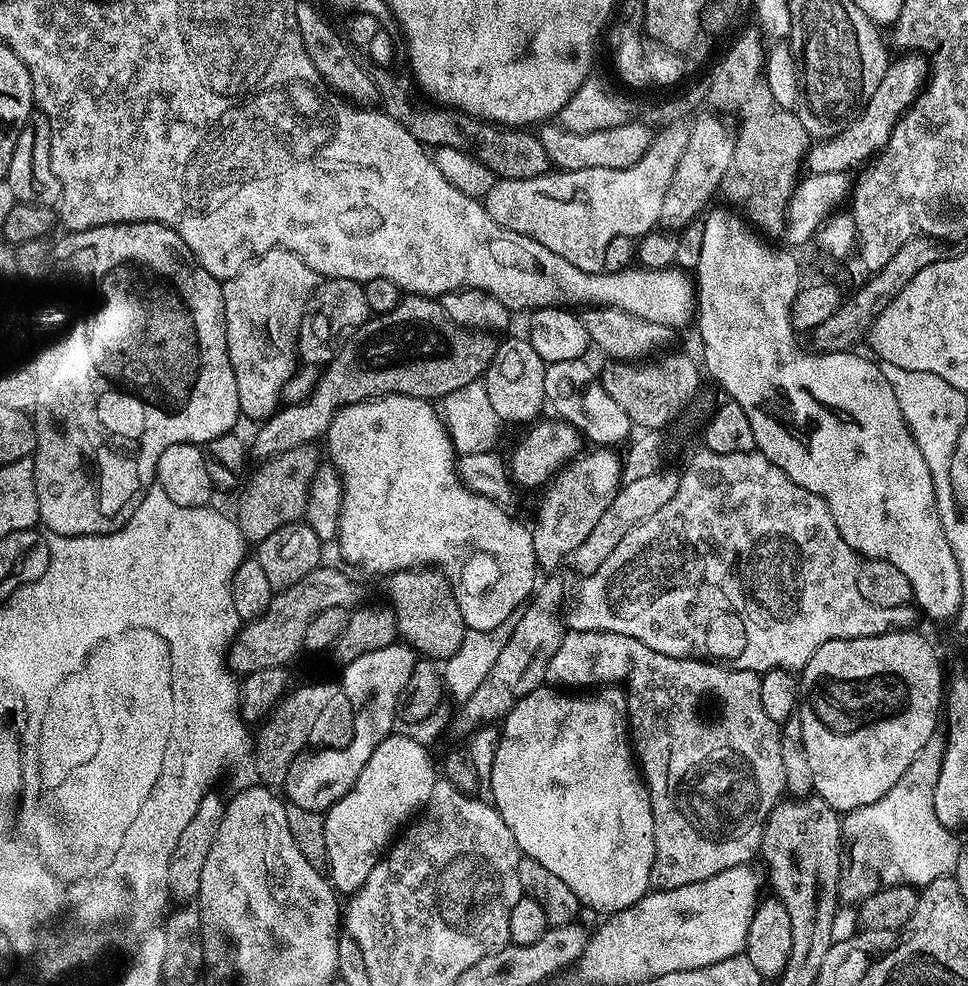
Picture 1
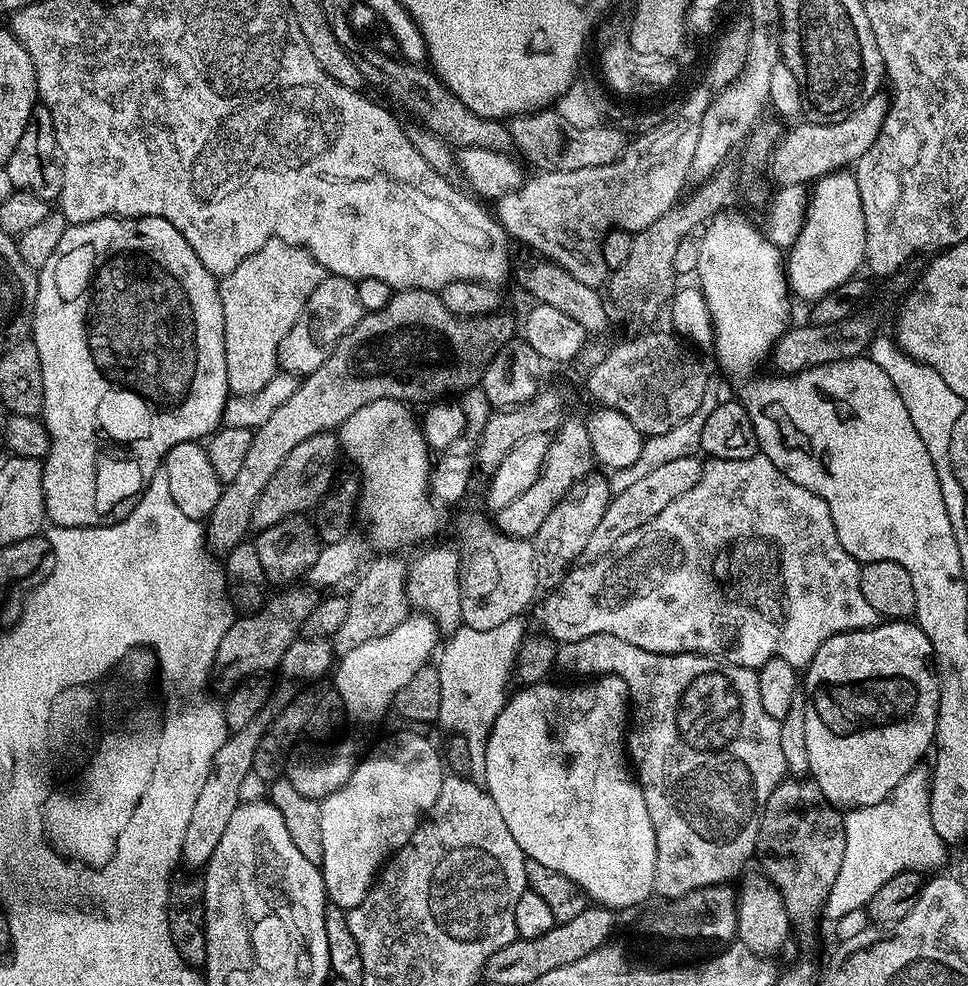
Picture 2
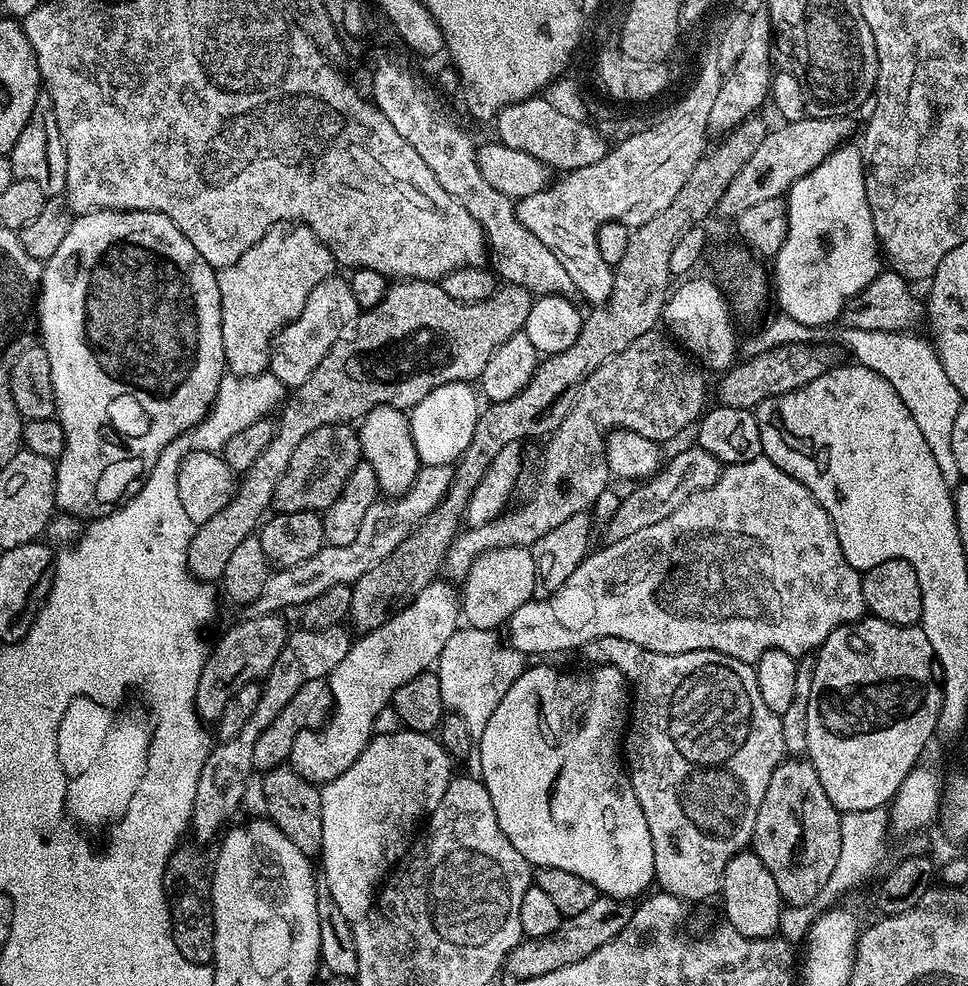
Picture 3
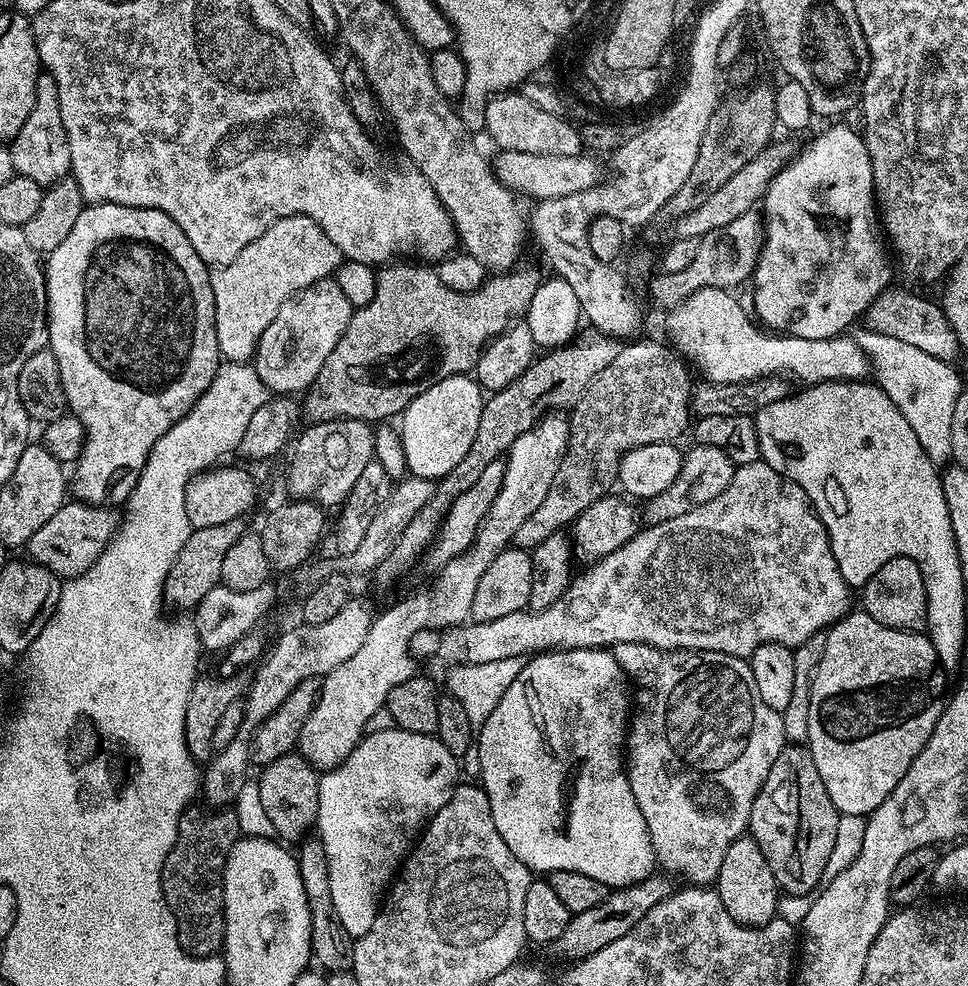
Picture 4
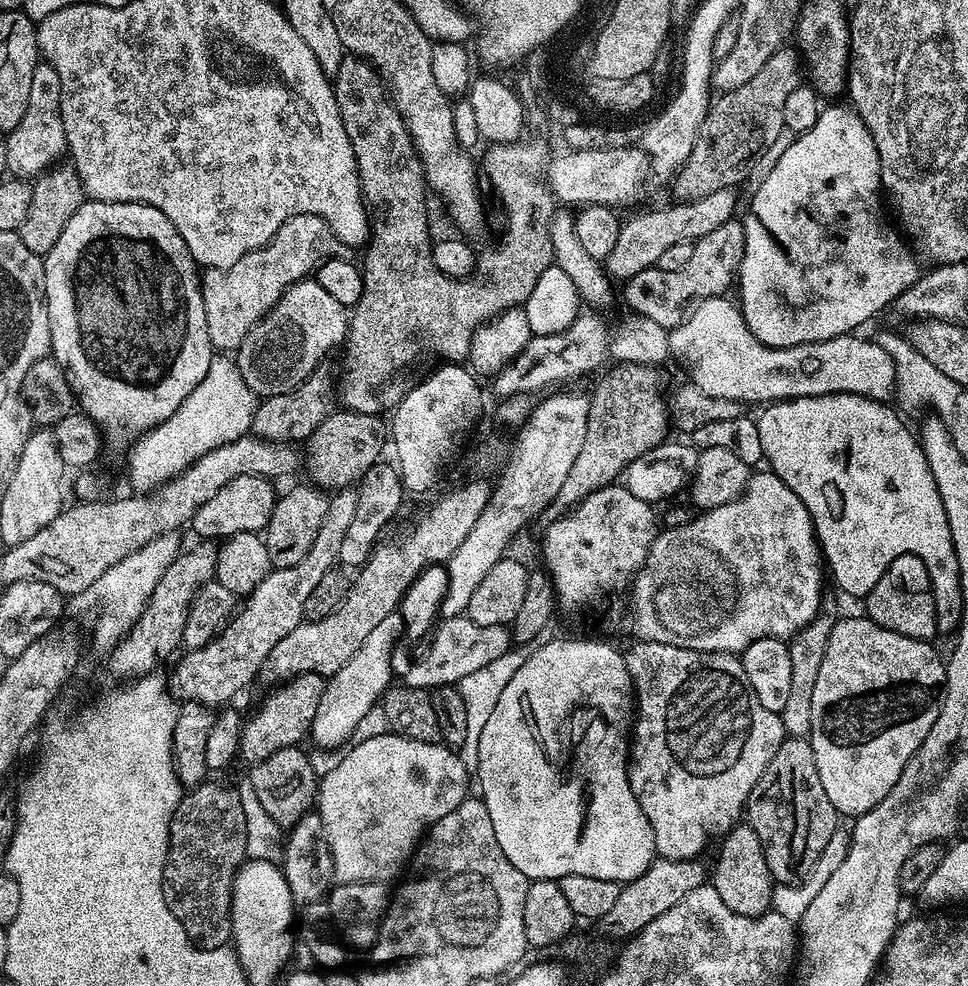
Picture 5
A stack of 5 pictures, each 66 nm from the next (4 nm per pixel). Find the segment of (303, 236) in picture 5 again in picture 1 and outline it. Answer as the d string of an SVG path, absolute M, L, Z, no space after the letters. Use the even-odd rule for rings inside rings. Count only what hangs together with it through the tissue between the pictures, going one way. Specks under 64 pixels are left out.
M285 248L270 249L234 278L223 281L228 356L238 382L240 410L255 422L263 422L277 411L284 387L298 369L300 323L317 283L316 272Z

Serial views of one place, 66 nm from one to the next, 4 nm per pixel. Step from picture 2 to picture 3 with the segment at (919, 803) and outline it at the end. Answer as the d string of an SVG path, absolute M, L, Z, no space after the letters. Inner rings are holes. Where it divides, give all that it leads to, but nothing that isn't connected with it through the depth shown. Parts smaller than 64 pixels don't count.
M884 808L843 813L840 817L840 825L842 850L838 854L838 863L834 865L834 871L831 872L830 878L826 878L826 886L822 886L819 894L802 906L789 904L781 907L779 935L793 946L807 941L810 926L820 917L820 913L828 911L839 901L836 900L839 896L844 896L851 888L866 883L884 856L884 839L890 836L890 816Z

